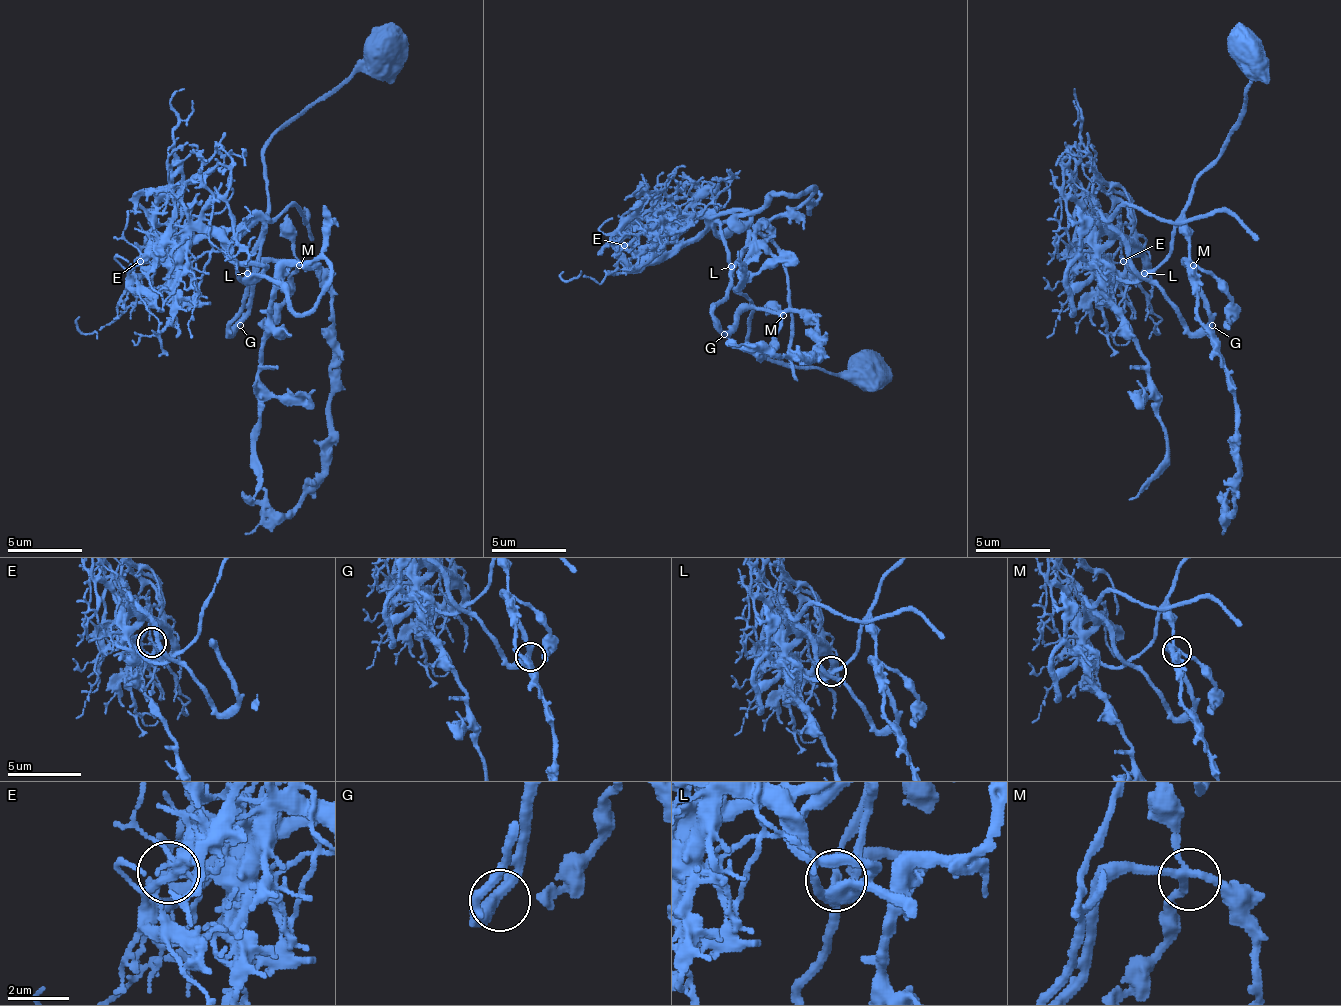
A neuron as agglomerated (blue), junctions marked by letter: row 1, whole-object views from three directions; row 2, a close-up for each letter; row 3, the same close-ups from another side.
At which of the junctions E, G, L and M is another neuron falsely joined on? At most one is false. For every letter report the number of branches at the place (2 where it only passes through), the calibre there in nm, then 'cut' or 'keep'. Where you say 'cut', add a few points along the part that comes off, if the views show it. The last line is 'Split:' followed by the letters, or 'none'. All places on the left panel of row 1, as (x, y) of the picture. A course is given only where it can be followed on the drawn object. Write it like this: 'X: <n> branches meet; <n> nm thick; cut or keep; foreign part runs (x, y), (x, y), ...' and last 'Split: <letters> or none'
E: 3 branches meet; 110 nm thick; cut; foreign part runs (139, 262), (139, 273), (221, 235), (240, 262), (262, 262), (273, 273), (273, 333), (258, 363), (255, 501)
G: 2 branches meet; 380 nm thick; keep
L: 4 branches meet; 260 nm thick; keep
M: 4 branches meet; 280 nm thick; keep
Split: E

